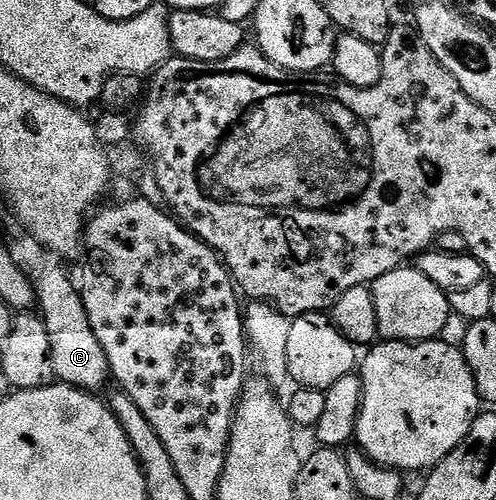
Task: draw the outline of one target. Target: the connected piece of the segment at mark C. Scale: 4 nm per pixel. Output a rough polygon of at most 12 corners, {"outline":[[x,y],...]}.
{"outline":[[35,277],[56,380],[99,393],[108,359],[75,279]]}

